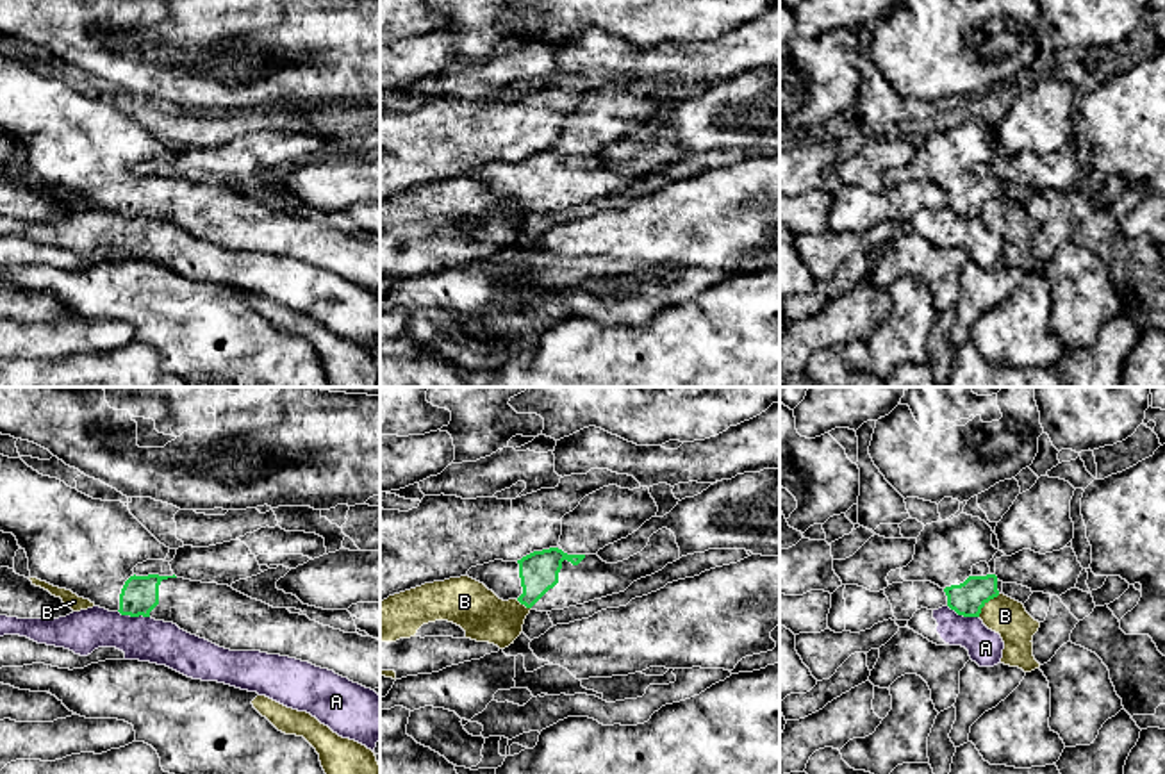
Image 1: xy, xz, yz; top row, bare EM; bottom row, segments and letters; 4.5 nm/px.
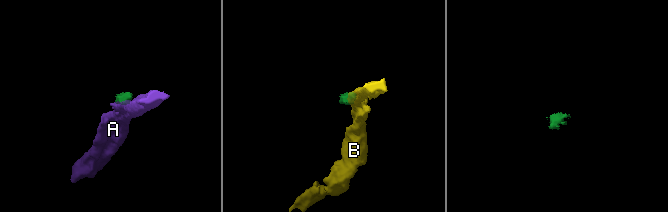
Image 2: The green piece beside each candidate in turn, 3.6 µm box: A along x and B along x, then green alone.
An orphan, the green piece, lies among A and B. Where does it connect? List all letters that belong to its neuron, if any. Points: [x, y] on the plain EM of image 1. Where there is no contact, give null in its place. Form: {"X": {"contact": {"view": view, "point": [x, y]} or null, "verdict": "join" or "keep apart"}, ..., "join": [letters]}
{"A": {"contact": {"view": "xy", "point": [134, 216]}, "verdict": "keep apart"}, "B": {"contact": {"view": "yz", "point": [987, 202]}, "verdict": "keep apart"}, "join": []}

